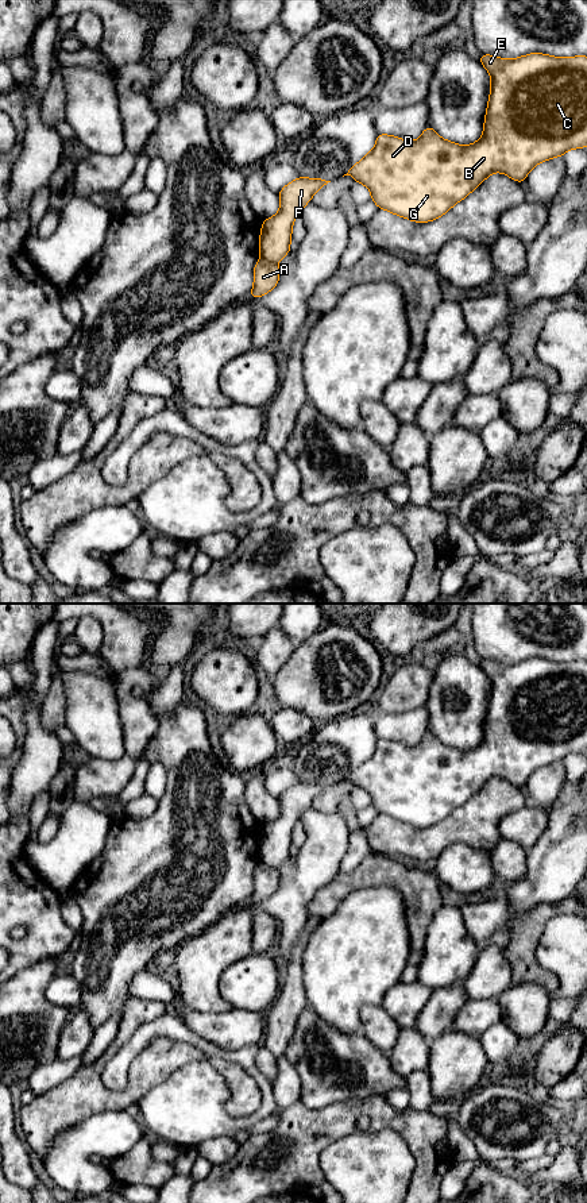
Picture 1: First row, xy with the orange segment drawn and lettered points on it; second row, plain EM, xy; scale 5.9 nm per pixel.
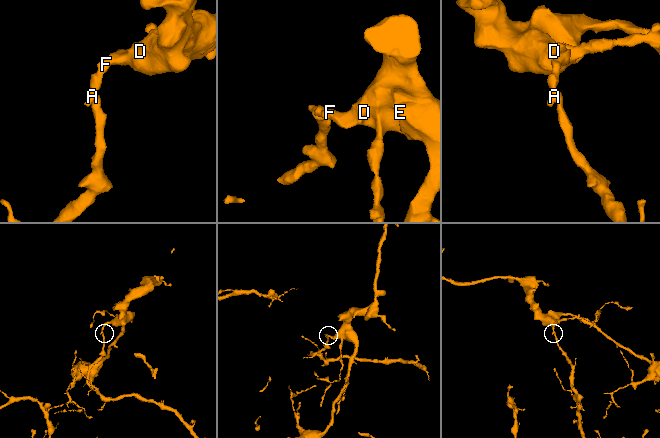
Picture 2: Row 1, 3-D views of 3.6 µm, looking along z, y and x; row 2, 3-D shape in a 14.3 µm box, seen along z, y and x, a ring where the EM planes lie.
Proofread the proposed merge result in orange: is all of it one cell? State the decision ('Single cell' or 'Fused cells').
Fused cells

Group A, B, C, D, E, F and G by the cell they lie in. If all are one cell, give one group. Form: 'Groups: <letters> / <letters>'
Groups: A / B C D E F G

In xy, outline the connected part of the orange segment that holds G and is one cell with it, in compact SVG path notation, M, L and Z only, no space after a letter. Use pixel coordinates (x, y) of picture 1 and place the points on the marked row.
M532 53L514 59L503 59L482 54L479 62L490 73L491 88L483 134L478 142L467 146L456 144L443 139L430 126L413 142L378 134L374 149L344 174L366 185L371 192L371 201L379 209L416 223L432 221L464 200L495 171L524 184L528 173L540 162L564 155L572 149L587 149L587 57L561 58Z

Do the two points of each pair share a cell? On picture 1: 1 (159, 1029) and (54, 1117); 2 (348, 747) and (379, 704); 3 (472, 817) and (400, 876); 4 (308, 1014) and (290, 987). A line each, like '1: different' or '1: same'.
1: different
2: different
3: different
4: different

